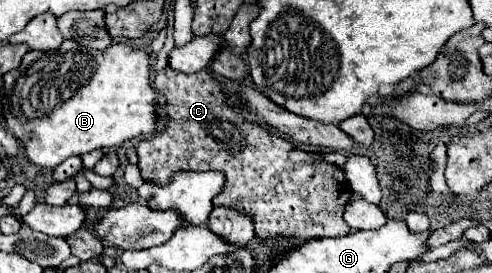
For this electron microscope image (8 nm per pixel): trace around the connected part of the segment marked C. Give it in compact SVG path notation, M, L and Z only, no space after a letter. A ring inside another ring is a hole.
M167 65L155 75L155 87L167 101L167 127L137 145L137 165L145 181L167 183L181 169L223 171L225 187L213 203L251 213L255 233L261 239L277 235L315 239L343 237L349 233L343 211L351 199L351 191L339 167L323 161L293 163L289 159L293 143L257 121L243 117L229 103L227 91L209 71L185 75Z

